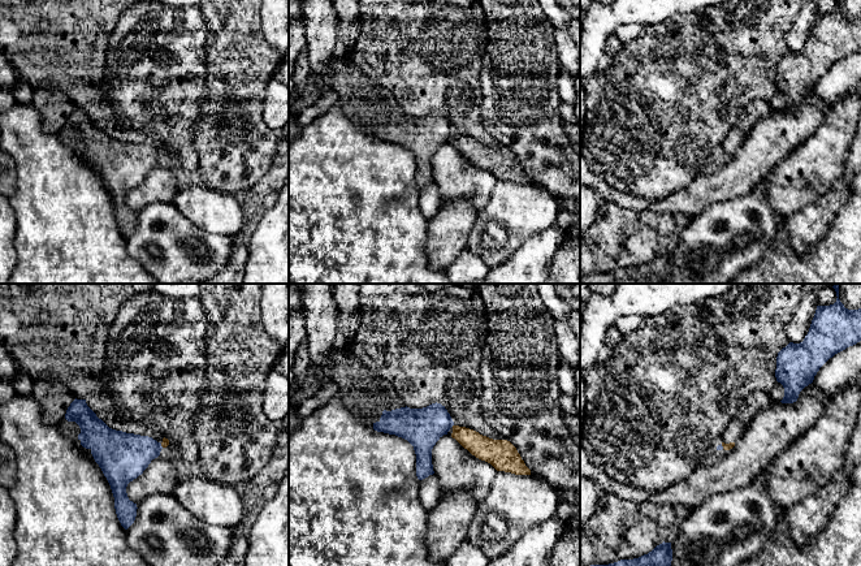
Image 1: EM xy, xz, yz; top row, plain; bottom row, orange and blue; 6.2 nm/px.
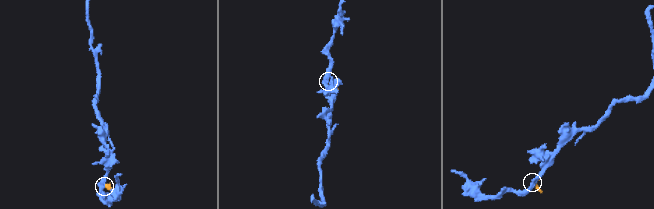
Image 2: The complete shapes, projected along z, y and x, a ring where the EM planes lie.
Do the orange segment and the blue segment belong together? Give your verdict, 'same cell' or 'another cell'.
another cell

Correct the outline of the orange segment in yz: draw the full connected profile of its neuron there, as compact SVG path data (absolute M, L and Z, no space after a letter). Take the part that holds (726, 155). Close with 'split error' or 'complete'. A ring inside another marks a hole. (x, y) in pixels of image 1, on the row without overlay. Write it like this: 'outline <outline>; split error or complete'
outline M753 100L741 112L739 121L731 128L722 143L722 155L724 159L730 159L735 155L735 150L739 148L748 134L756 125L756 122L770 115L771 107L767 100Z; split error

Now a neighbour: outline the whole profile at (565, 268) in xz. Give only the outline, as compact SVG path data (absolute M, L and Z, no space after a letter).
M570 196L559 198L559 208L570 211L575 220L564 232L544 284L580 284L580 203Z

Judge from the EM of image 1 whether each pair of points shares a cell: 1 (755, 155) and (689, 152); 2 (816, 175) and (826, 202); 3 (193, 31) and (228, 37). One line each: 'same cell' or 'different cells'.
1: different cells
2: different cells
3: different cells

